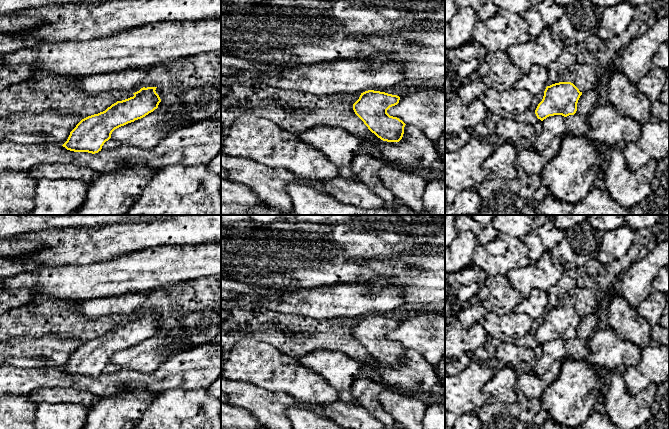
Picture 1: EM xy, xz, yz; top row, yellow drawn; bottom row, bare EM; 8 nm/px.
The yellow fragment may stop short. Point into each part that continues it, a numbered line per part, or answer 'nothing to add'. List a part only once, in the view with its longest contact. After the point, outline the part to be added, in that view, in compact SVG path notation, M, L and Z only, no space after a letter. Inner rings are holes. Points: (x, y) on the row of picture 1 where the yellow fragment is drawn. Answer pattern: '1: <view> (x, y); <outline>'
nothing to add

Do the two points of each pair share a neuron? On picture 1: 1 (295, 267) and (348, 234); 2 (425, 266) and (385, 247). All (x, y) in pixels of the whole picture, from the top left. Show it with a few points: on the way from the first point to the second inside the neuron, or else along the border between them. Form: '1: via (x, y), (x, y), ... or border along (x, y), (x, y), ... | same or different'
1: via (308, 256), (319, 256), (335, 241) | same
2: border along (413, 253), (379, 257) | different

